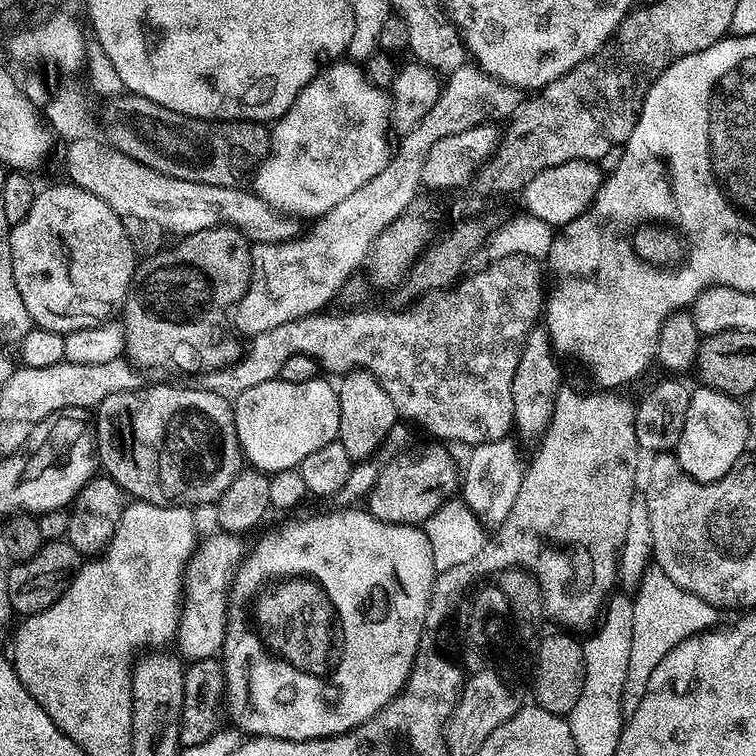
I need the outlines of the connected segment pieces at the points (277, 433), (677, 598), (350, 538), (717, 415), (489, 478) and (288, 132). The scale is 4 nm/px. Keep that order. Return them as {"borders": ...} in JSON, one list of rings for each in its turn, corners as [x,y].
{"borders":[[[[320,376],[300,383],[277,378],[244,390],[234,398],[232,405],[235,430],[245,461],[265,474],[297,469],[315,450],[338,438],[341,411],[337,394],[335,385]]],[[[655,562],[646,567],[632,599],[634,608],[632,642],[621,698],[621,714],[626,720],[633,717],[638,710],[639,703],[649,692],[650,677],[655,667],[669,650],[690,636],[711,631],[717,625],[715,623],[720,616],[719,609],[671,581],[666,572]]],[[[346,506],[340,512],[334,512],[326,516],[318,516],[304,522],[300,522],[290,528],[284,529],[278,533],[277,536],[269,538],[265,544],[260,545],[256,554],[244,566],[241,567],[235,582],[233,583],[232,591],[230,594],[229,605],[229,624],[228,633],[224,639],[224,647],[222,649],[222,663],[225,669],[226,690],[230,701],[230,710],[236,714],[239,727],[245,733],[252,736],[273,736],[279,740],[321,740],[323,736],[337,736],[343,732],[350,731],[351,728],[357,728],[359,724],[365,724],[370,718],[374,718],[382,709],[387,706],[401,691],[404,689],[404,684],[407,683],[412,673],[412,667],[416,661],[416,655],[420,649],[421,640],[425,639],[426,625],[428,624],[428,604],[432,600],[432,583],[436,581],[437,570],[434,564],[434,550],[430,544],[430,538],[427,531],[423,527],[415,524],[386,524],[381,520],[374,518],[366,510],[359,512],[359,507]]],[[[707,386],[692,392],[690,410],[686,410],[686,426],[682,426],[682,438],[678,438],[678,446],[674,449],[676,461],[687,476],[700,484],[722,479],[741,463],[740,455],[748,443],[748,413],[737,397]]],[[[505,438],[498,442],[486,442],[485,444],[475,445],[468,456],[468,465],[462,468],[462,493],[463,502],[474,512],[485,526],[499,526],[506,522],[506,517],[510,515],[514,501],[518,499],[518,490],[522,486],[524,477],[525,461],[520,461],[520,448],[512,441],[512,438]]],[[[334,62],[330,68],[325,67],[317,73],[315,79],[311,80],[306,87],[300,92],[298,98],[294,102],[294,106],[290,106],[290,110],[286,110],[286,114],[280,117],[271,125],[272,146],[269,157],[260,164],[254,173],[254,191],[266,202],[270,202],[270,206],[282,209],[284,212],[290,212],[293,215],[299,215],[307,218],[319,218],[324,213],[329,212],[334,206],[338,206],[338,202],[343,202],[346,198],[350,198],[350,194],[354,194],[354,190],[358,190],[358,186],[366,186],[366,182],[370,182],[370,178],[374,178],[374,174],[382,174],[382,170],[386,166],[390,155],[390,144],[388,148],[388,136],[390,137],[390,121],[388,115],[392,109],[390,96],[385,89],[375,88],[364,75],[363,67],[356,62],[347,62],[348,64],[340,64],[344,62]]]]}

